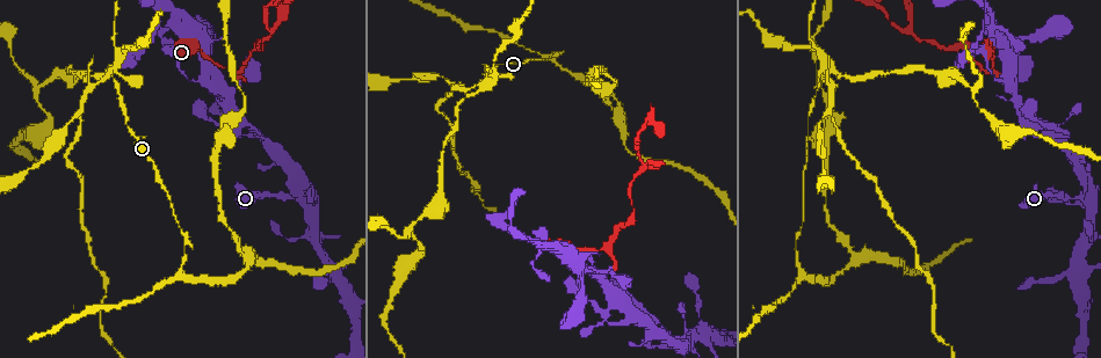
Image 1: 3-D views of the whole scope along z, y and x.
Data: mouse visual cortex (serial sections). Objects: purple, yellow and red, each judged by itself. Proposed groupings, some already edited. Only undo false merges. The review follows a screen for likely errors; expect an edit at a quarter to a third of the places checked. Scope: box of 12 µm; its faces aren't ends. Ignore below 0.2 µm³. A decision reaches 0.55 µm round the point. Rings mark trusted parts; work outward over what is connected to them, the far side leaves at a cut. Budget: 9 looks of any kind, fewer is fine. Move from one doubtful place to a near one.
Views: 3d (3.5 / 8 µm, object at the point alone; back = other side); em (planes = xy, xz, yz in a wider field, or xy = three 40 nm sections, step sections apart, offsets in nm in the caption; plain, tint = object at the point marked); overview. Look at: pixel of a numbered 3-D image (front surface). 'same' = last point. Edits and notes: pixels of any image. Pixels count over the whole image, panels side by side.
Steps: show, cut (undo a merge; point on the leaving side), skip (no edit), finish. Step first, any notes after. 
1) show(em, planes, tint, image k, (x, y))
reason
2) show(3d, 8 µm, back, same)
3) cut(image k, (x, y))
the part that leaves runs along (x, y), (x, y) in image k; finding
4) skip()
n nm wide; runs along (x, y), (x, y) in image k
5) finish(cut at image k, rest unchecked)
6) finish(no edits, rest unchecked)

show(3d, 8 µm, image 1, (598, 250))
thick turns thin

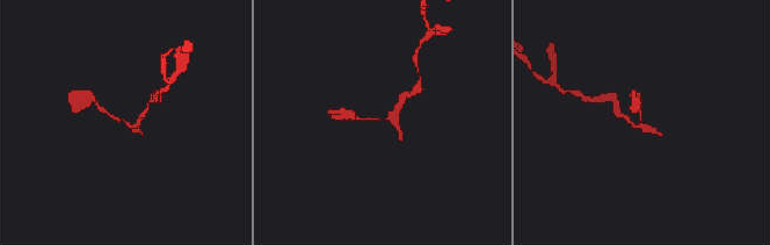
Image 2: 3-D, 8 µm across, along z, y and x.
show(em, xy, step 2, tint, image 2, (125, 123))
now the EM

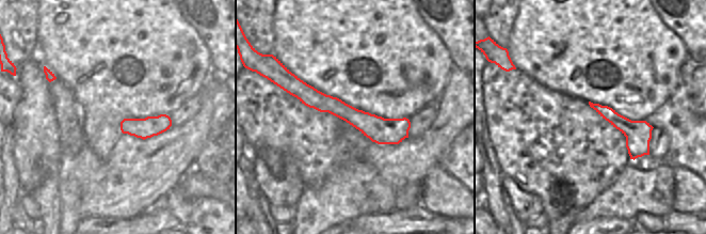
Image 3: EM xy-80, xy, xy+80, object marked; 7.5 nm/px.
skip()
runs along (290, 90), (380, 130), (405, 135) in image 3; one cell here

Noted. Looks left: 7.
show(3d, 3.5 µm, image 1, (1091, 190))
thin neck

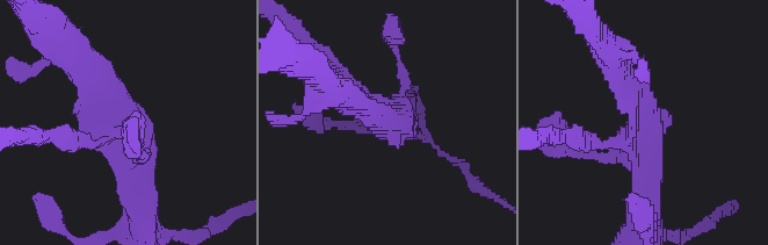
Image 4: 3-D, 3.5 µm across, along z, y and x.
show(em, planes, tint, image 4, (384, 122))

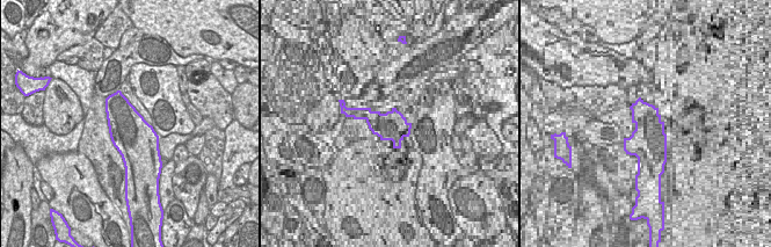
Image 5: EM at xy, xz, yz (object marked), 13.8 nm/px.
skip()
runs along (587, 145), (647, 124), (617, 67) in image 4; one cell here

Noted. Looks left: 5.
show(3d, 3.5 µm, image 1, (640, 168))
arms part here

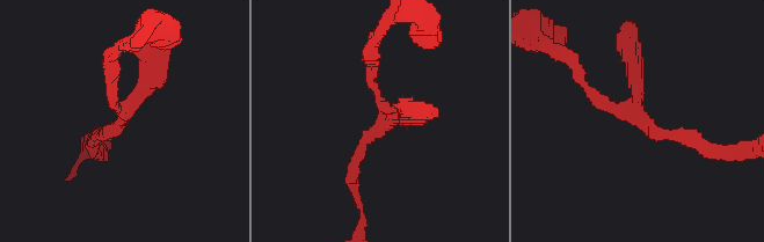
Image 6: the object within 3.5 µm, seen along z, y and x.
show(em, xy, step 1, tint, image 6, (380, 127))
need the tissue

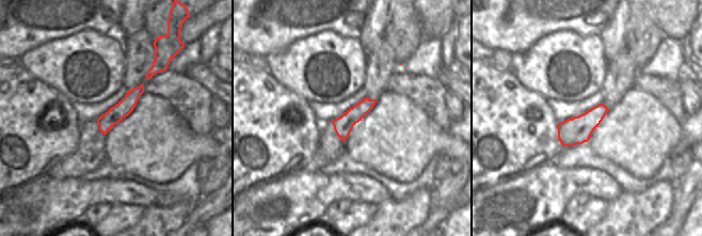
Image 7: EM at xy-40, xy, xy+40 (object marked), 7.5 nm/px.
skip()
runs along (141, 88), (106, 124), (105, 130) in image 7; one cell here

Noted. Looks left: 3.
show(3d, 3.5 µm, image 1, (126, 118))
calibre changes

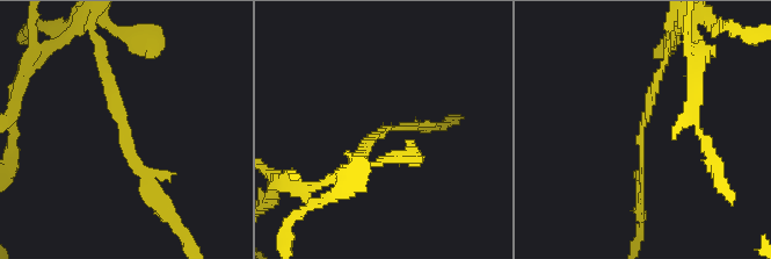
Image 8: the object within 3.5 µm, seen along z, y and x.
show(em, xy, step 2, tint, image 8, (123, 132))
arms of 100, 150 nm

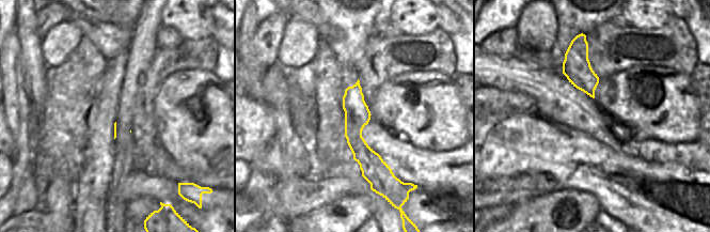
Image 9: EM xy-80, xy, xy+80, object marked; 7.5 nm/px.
skip()
continuous, no second cell

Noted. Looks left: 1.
finish(no edits, rest unchecked)

